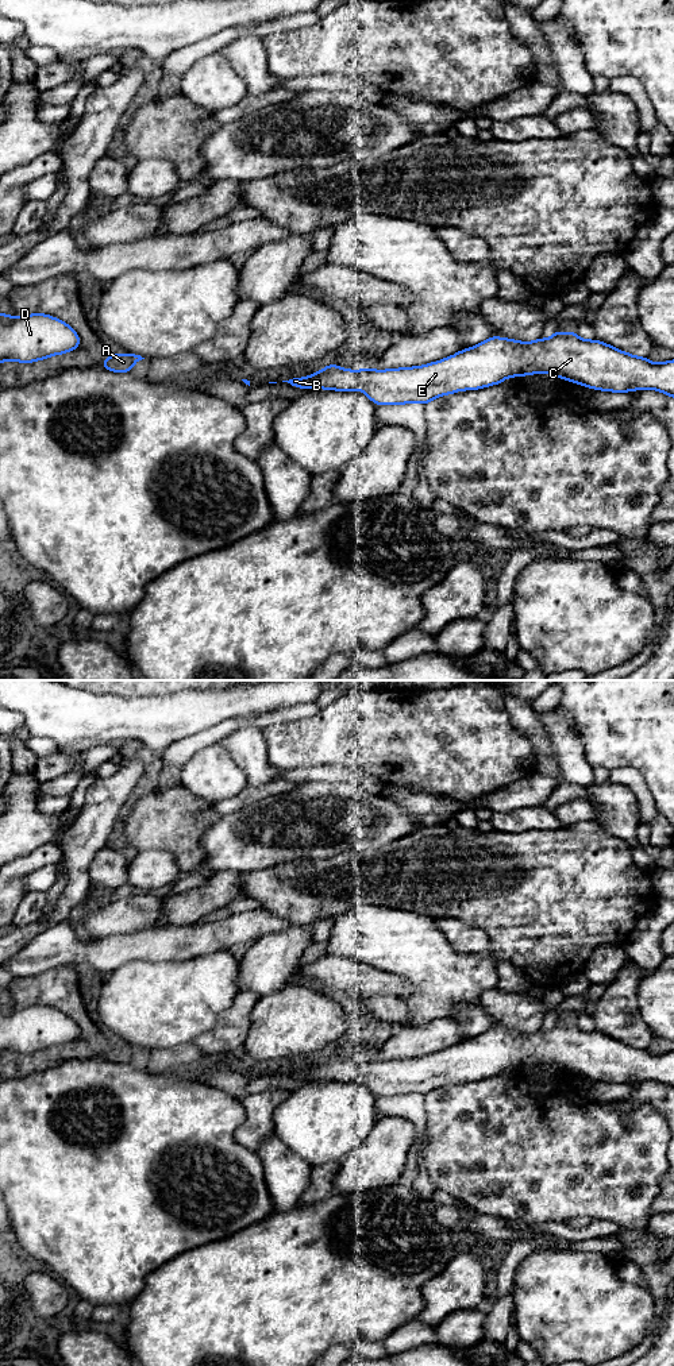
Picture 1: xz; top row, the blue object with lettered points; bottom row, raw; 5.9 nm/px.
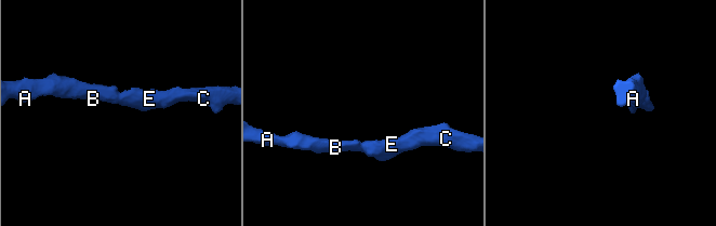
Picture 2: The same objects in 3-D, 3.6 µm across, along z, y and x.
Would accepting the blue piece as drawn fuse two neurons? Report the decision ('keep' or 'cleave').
keep

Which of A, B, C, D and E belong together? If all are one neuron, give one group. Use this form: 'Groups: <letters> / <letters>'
Groups: A B C D E

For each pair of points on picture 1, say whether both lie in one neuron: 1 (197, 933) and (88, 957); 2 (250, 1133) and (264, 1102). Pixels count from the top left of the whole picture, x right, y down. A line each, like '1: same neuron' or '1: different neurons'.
1: same neuron
2: same neuron

